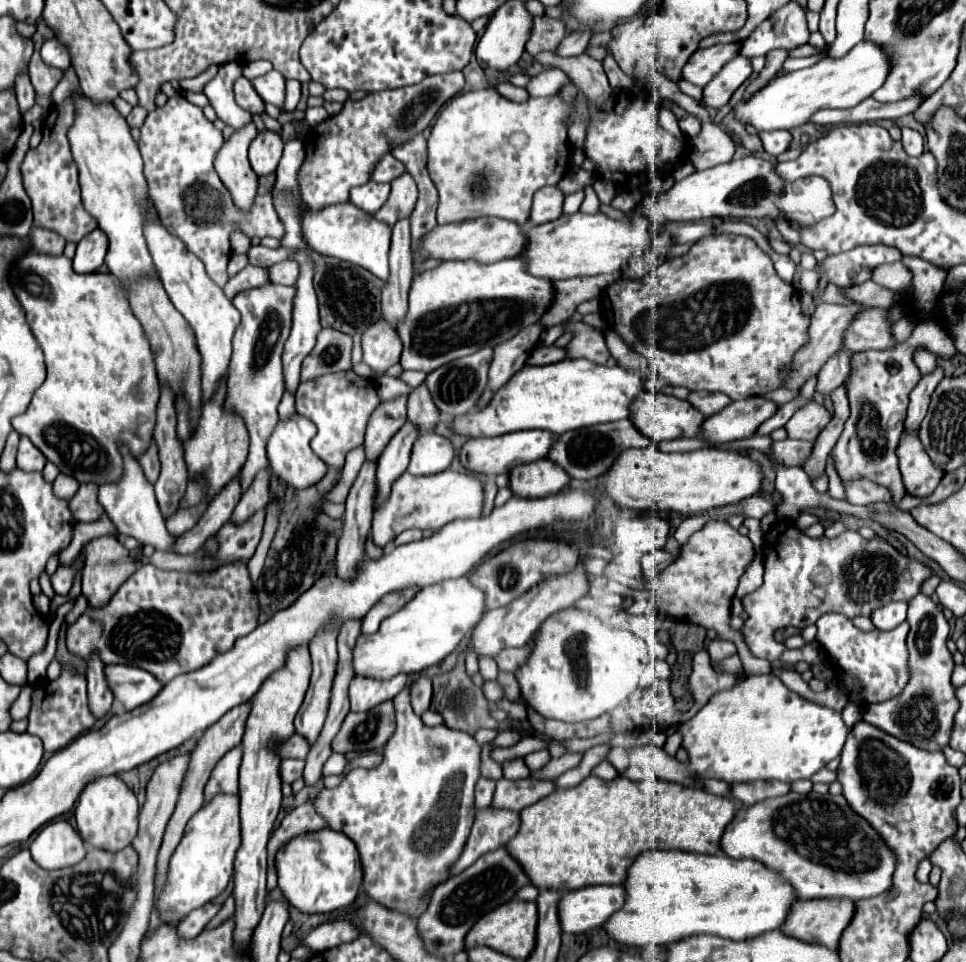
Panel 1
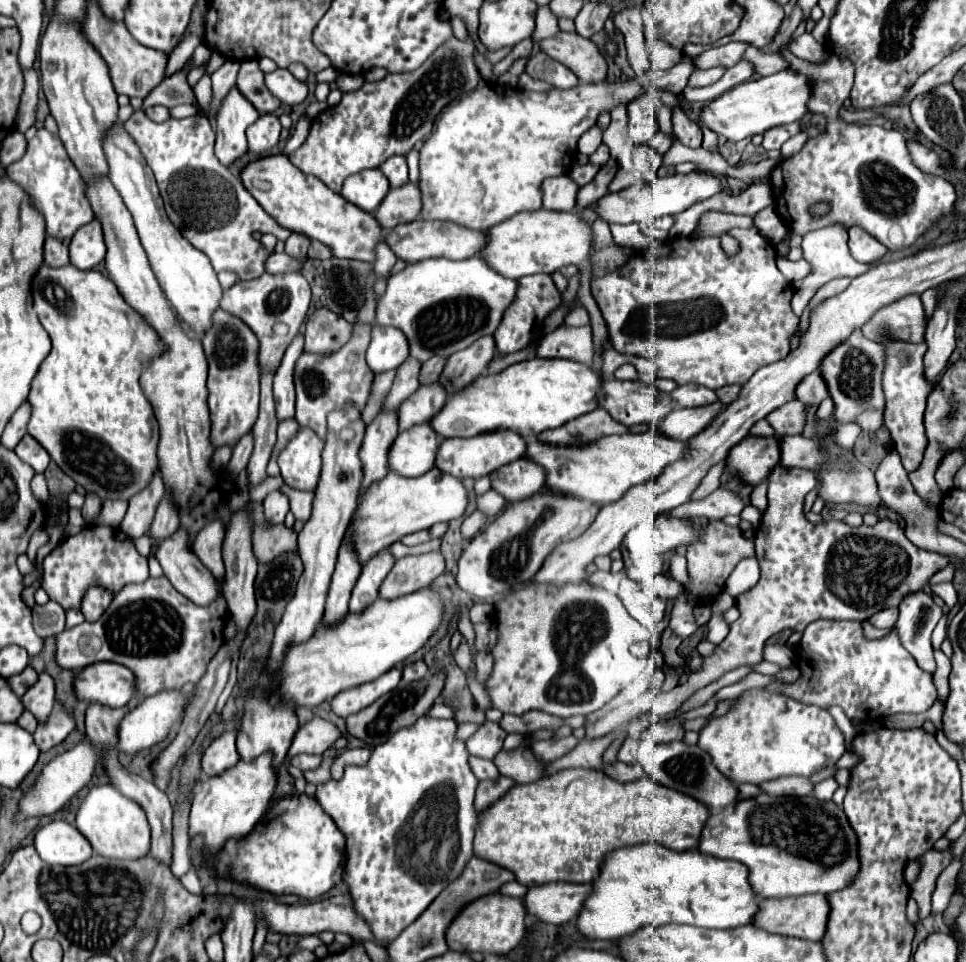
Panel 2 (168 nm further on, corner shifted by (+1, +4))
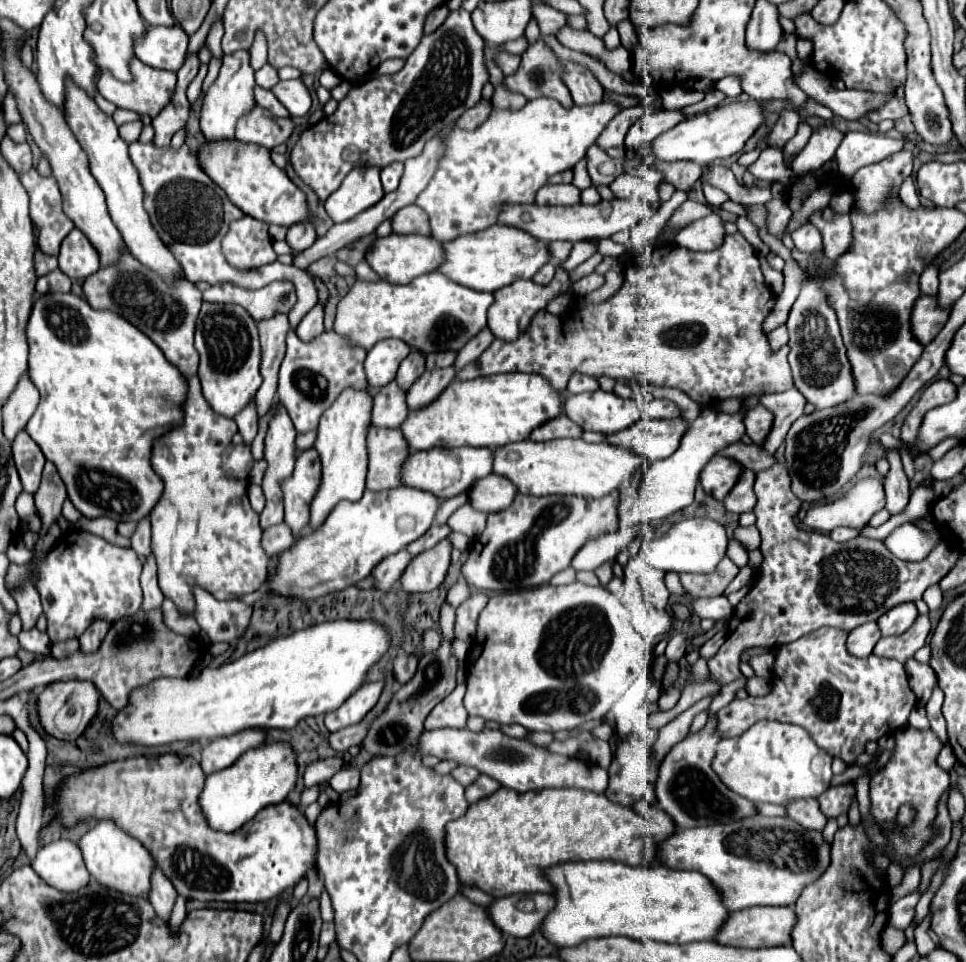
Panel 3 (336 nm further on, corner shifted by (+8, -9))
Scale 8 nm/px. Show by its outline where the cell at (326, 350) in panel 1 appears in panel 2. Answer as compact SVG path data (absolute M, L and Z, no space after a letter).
M317 308L307 318L305 330L305 352L315 354L329 354L341 348L351 336L351 324L341 320L337 314L329 312L327 308Z

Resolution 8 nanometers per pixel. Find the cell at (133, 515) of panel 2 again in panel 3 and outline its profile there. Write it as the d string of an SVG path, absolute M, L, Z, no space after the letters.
M144 517L144 521L138 521L138 527L130 537L130 547L138 553L138 557L146 557L150 553L150 539L150 517Z

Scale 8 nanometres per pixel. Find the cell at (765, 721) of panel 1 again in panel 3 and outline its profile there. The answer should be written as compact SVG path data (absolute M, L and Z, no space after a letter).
M758 721L742 737L720 739L712 761L714 773L734 793L754 803L786 805L792 799L818 797L832 779L832 757L810 741L810 733L798 725L780 721Z

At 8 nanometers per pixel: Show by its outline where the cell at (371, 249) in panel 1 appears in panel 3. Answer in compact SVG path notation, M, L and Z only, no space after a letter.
M236 139L206 143L204 149L198 151L198 159L202 169L210 173L210 179L218 187L222 187L230 197L230 201L246 215L264 221L268 225L280 225L280 227L292 227L294 223L316 221L306 201L306 193L288 179L284 169L272 163L270 153L260 145L240 145L240 141Z

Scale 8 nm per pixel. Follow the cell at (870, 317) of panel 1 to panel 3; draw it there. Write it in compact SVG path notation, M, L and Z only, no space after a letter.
M918 297L912 315L910 315L910 329L920 345L928 345L938 331L944 327L950 309L940 309L934 297Z

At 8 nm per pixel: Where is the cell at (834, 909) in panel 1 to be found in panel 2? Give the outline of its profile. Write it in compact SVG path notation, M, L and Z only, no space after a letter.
M807 894L797 898L773 898L773 900L759 900L759 910L753 916L753 926L781 936L795 936L819 942L825 932L825 920L829 914L829 904L823 894Z

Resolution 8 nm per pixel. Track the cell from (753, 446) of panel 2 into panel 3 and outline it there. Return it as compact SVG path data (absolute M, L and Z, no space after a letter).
M718 455L704 467L700 475L700 485L708 495L718 501L724 501L726 493L730 493L730 489L738 481L740 473L744 473L744 467L738 465L738 461Z

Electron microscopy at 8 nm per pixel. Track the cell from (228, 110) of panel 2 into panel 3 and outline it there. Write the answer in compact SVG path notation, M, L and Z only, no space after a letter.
M236 51L232 55L224 55L220 75L214 81L214 85L208 89L202 101L202 115L200 115L200 129L206 137L206 141L216 143L216 141L230 141L234 139L234 129L238 119L244 117L256 103L252 97L254 89L254 71L250 67L250 55L246 51Z

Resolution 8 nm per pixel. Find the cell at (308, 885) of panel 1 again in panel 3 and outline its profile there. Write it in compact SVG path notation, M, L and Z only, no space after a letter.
M176 753L164 755L146 755L132 757L124 761L114 761L104 767L74 775L64 781L58 795L58 813L56 817L64 827L72 827L78 821L88 817L96 819L114 819L118 827L126 829L136 837L160 863L166 877L172 881L174 889L186 899L198 901L226 901L226 903L260 903L280 897L286 889L296 887L302 879L308 879L308 873L316 867L316 849L318 837L314 825L304 817L304 813L282 801L278 805L268 805L262 809L250 825L246 823L238 833L220 833L212 831L198 809L198 795L202 791L206 775L192 757L182 757Z

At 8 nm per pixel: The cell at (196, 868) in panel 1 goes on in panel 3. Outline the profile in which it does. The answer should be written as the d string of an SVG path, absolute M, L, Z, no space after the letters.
M286 743L260 745L256 749L246 751L242 759L238 759L238 763L230 765L230 769L222 769L206 777L198 803L202 815L206 817L208 825L214 831L236 833L238 829L242 829L242 825L252 821L260 809L282 803L286 795L294 789L294 783L296 783L296 757L290 745Z

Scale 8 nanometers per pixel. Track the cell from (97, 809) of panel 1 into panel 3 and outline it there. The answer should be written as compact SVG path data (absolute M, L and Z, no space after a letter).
M106 819L98 821L90 831L86 831L82 835L82 839L78 841L78 847L84 855L84 863L90 871L90 875L100 885L116 889L126 895L138 895L138 897L148 895L154 859L152 859L150 851L146 851L146 847L138 839L130 837L124 829L118 829L118 825L114 825L114 821L106 821Z

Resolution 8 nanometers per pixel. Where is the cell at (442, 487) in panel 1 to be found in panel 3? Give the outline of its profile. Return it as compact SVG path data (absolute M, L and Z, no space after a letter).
M396 487L396 489L388 489L388 491L370 491L370 489L366 489L364 491L364 495L362 495L362 499L360 501L356 501L356 503L352 503L352 501L340 501L334 509L332 509L332 513L330 513L330 517L324 521L324 525L316 531L316 533L306 533L294 547L290 547L286 553L282 553L282 557L280 557L280 561L278 561L278 567L276 567L276 573L272 575L268 575L268 583L270 583L270 589L274 591L274 593L280 593L280 595L288 595L288 597L298 597L298 599L316 599L316 597L322 597L322 595L326 595L326 593L332 593L332 591L342 591L342 589L346 589L348 585L354 585L356 581L362 581L362 579L366 579L368 575L370 575L370 571L384 559L384 557L388 557L388 555L392 555L392 553L398 553L398 549L404 549L408 543L412 543L414 539L418 539L418 537L422 537L432 525L434 525L434 519L436 519L436 511L438 511L438 507L440 507L440 503L442 503L442 499L440 497L436 497L434 493L428 493L428 491L422 491L422 489L414 489L414 487Z

